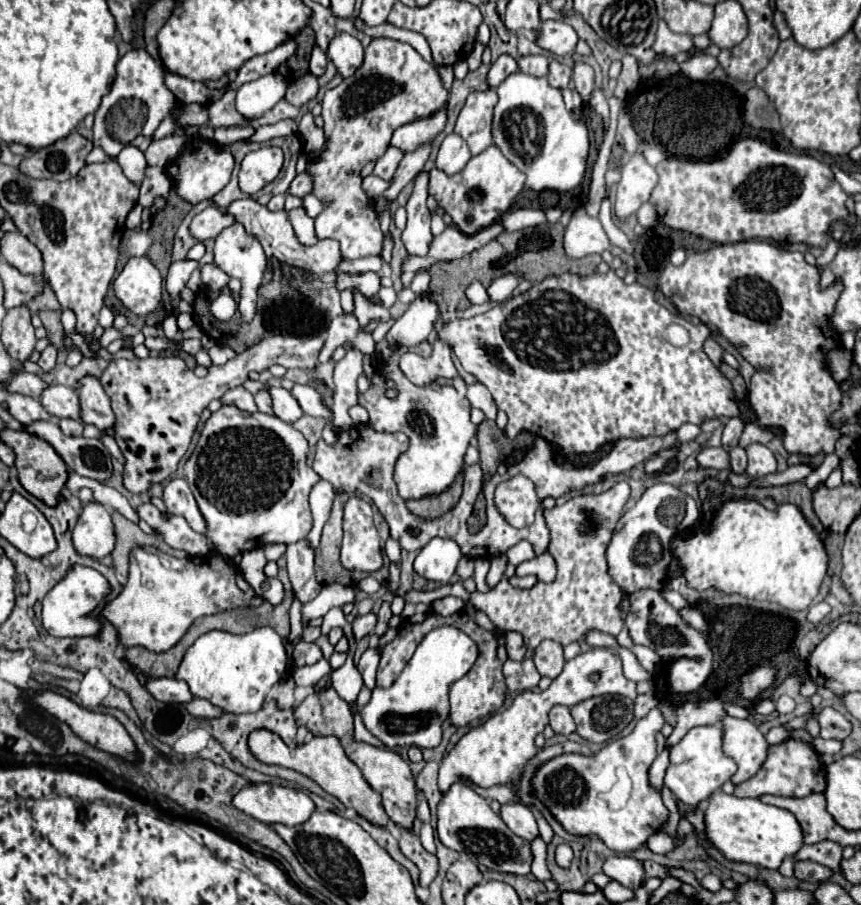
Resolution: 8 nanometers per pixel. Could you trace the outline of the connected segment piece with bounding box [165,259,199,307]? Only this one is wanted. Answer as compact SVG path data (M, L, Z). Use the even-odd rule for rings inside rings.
M179 259L179 261L171 263L169 273L167 273L167 279L165 279L165 287L171 293L175 307L177 307L177 301L179 301L179 291L185 287L189 275L197 267L199 267L199 261L193 261L193 259Z

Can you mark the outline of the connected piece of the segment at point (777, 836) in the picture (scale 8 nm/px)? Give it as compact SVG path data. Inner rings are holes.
M715 791L707 799L703 833L725 859L769 869L777 869L785 857L793 857L803 843L801 827L789 811L765 805L759 799L739 799L723 791Z

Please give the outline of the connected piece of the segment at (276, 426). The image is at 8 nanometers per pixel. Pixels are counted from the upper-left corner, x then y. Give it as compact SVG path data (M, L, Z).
M221 405L221 409L207 419L199 443L185 463L185 475L197 505L207 519L207 537L223 557L231 557L269 543L287 545L305 539L313 523L309 493L313 485L321 481L321 477L315 475L315 471L307 465L307 453L307 439L293 425L281 421L275 415L247 415L235 405Z

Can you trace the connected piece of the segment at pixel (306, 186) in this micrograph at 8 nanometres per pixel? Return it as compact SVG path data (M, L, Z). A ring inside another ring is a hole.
M299 173L293 181L291 181L291 187L287 191L289 195L293 197L305 197L311 193L311 177L307 173Z

